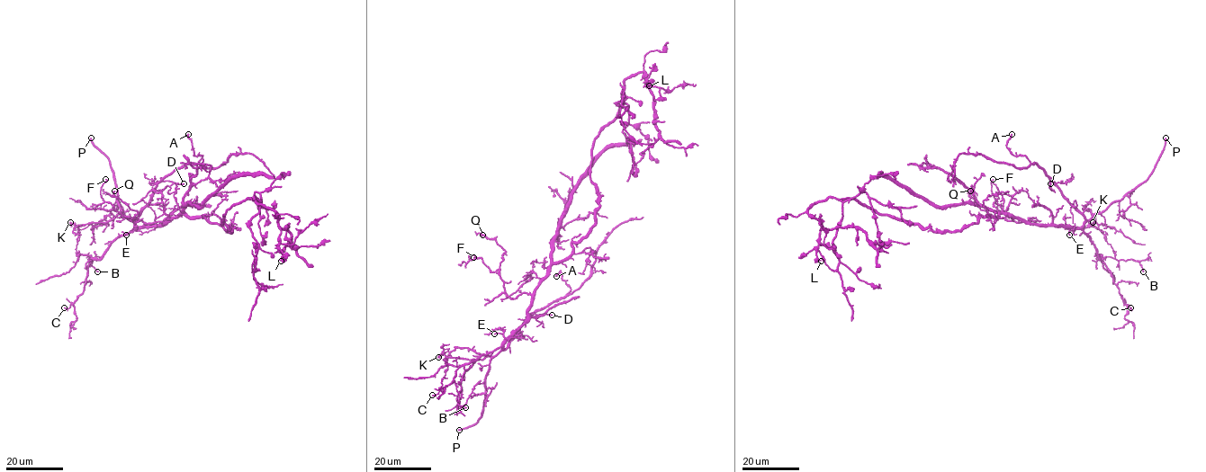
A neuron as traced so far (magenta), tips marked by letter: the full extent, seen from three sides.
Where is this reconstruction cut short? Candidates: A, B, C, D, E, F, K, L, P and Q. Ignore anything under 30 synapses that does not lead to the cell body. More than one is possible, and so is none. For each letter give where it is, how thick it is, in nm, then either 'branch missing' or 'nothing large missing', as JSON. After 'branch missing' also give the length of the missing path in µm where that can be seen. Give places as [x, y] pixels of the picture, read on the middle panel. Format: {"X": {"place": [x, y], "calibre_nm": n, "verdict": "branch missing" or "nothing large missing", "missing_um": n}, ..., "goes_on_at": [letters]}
{"A": {"place": [556, 276], "calibre_nm": 240, "verdict": "nothing large missing"}, "B": {"place": [465, 407], "calibre_nm": 130, "verdict": "nothing large missing"}, "C": {"place": [432, 395], "calibre_nm": 150, "verdict": "nothing large missing"}, "D": {"place": [552, 315], "calibre_nm": 220, "verdict": "branch missing", "missing_um": 25}, "E": {"place": [494, 333], "calibre_nm": 150, "verdict": "nothing large missing"}, "F": {"place": [473, 257], "calibre_nm": 130, "verdict": "nothing large missing"}, "K": {"place": [438, 357], "calibre_nm": 150, "verdict": "nothing large missing"}, "L": {"place": [649, 85], "calibre_nm": 180, "verdict": "nothing large missing"}, "P": {"place": [459, 430], "calibre_nm": 320, "verdict": "branch missing", "missing_um": 40}, "Q": {"place": [482, 235], "calibre_nm": 140, "verdict": "nothing large missing"}, "goes_on_at": ["D", "P"]}

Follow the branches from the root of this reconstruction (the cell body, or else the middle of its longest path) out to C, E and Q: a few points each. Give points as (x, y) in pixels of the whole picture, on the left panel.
C: (202, 216), (180, 213), (167, 223), (136, 227), (119, 236), (100, 258), (91, 261), (84, 292), (64, 307)
E: (202, 216), (180, 213), (167, 223), (143, 227), (126, 235)
Q: (202, 216), (180, 213), (164, 222), (135, 223), (131, 218), (137, 212), (117, 199), (114, 191)

